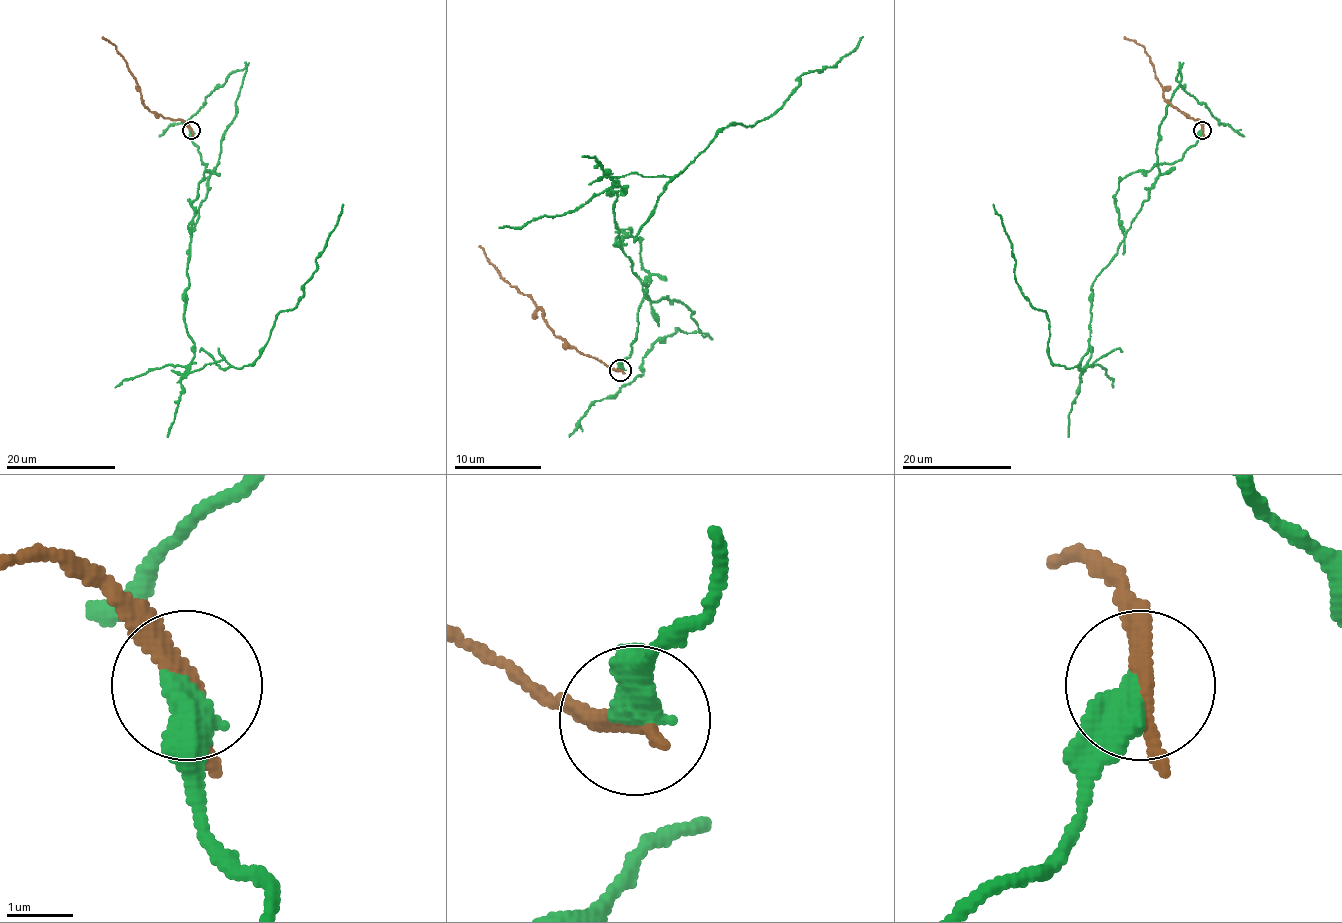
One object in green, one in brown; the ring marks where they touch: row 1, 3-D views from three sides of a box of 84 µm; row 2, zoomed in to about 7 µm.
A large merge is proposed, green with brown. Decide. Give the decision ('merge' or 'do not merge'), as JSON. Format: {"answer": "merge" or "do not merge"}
{"answer": "do not merge"}

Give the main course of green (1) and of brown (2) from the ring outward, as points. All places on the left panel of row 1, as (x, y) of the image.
1: (191, 129), (208, 171), (188, 226), (191, 371), (258, 357), (276, 316), (303, 296), (343, 204)
2: (191, 129), (180, 120), (165, 118), (149, 110), (123, 57), (103, 36)

